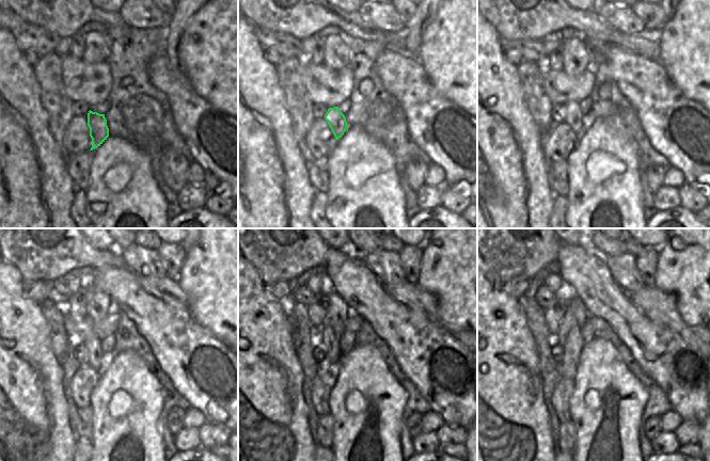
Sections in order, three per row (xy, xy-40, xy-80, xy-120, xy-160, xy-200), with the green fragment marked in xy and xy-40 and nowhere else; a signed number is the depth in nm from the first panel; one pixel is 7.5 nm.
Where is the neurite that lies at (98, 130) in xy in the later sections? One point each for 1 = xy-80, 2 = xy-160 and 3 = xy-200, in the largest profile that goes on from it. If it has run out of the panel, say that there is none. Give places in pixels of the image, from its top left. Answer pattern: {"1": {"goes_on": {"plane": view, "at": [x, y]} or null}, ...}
{"1": {"goes_on": {"plane": "xy-80", "at": [573, 117]}}, "2": {"goes_on": {"plane": "xy-160", "at": [331, 344]}}, "3": {"goes_on": {"plane": "xy-200", "at": [566, 324]}}}

